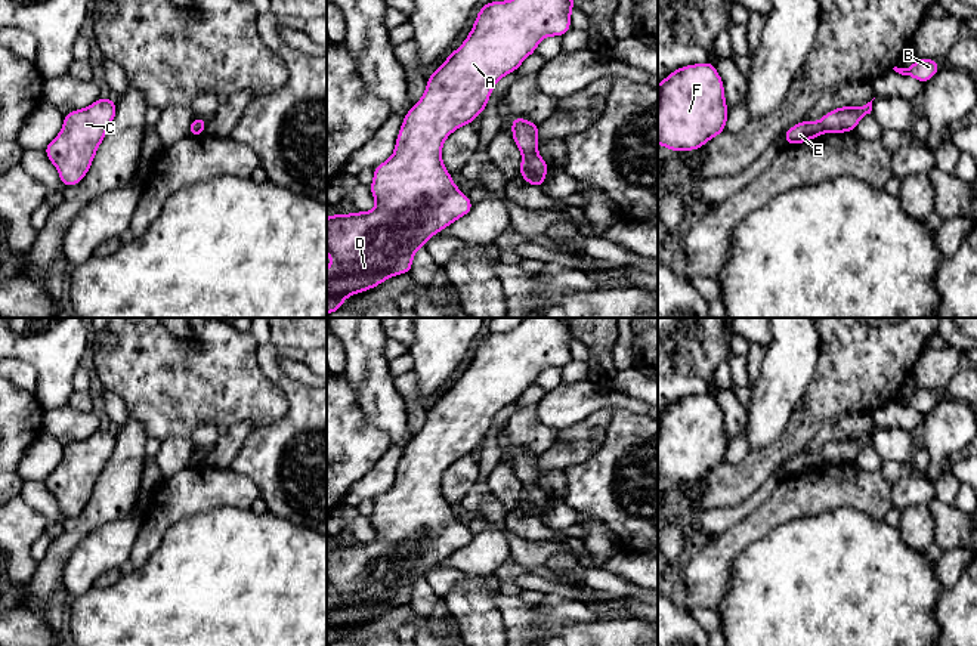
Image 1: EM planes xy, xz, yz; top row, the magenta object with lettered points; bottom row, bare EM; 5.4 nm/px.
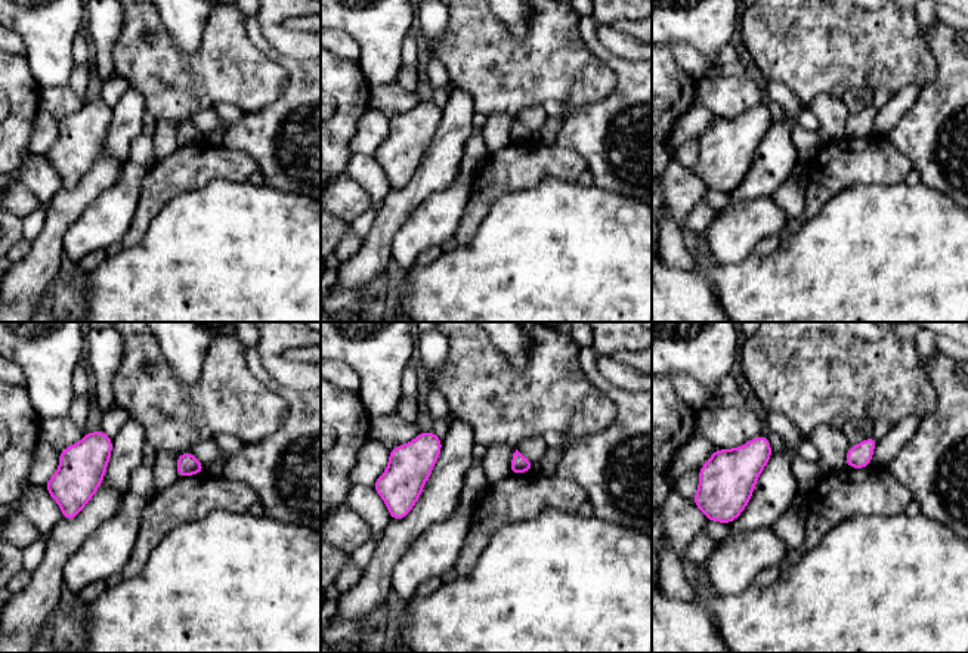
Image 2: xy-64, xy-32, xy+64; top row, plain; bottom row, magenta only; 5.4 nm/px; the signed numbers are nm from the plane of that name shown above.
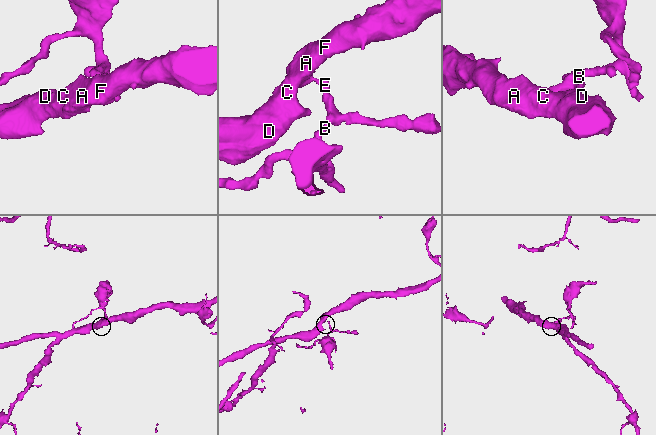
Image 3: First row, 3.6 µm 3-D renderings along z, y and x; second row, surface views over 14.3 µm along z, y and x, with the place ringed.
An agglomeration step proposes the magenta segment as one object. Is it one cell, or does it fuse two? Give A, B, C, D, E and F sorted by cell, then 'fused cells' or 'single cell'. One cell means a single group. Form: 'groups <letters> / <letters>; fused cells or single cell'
groups A C D E F / B; fused cells

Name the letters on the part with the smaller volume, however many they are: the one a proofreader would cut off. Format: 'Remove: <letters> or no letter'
Remove: B

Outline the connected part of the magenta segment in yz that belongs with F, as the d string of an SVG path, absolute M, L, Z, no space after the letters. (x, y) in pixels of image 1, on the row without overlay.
M709 392L681 398L658 415L658 475L674 483L699 480L726 463L727 445L723 411Z

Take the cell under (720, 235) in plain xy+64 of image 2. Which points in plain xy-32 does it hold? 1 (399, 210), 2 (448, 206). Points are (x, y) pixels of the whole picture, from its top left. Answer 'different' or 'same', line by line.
1: different
2: same

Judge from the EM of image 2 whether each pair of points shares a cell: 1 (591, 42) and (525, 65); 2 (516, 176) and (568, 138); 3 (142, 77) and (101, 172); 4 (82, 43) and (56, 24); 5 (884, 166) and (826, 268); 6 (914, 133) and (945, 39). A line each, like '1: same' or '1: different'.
1: different
2: different
3: different
4: different
5: different
6: same

